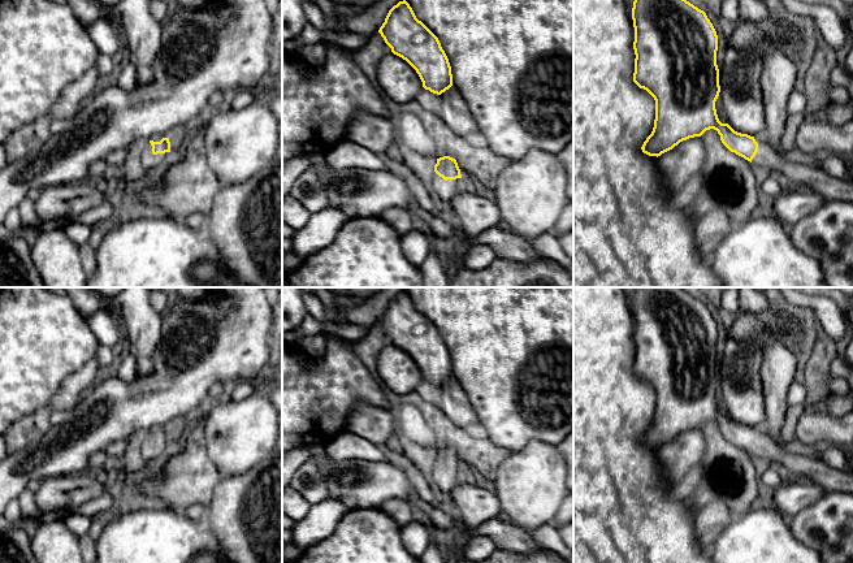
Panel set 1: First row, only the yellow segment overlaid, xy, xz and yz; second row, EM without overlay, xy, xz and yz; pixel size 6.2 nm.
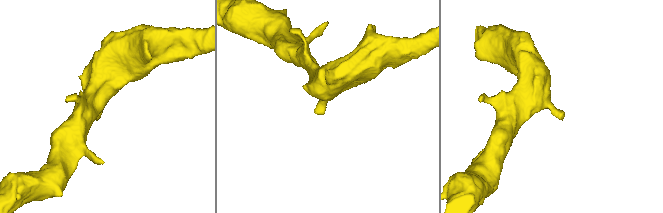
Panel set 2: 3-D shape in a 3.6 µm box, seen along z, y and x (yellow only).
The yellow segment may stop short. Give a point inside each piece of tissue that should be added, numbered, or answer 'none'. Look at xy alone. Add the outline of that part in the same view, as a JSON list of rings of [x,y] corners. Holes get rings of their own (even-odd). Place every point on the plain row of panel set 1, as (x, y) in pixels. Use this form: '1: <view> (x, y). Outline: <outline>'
1: xy (152, 454). Outline: [[[155,426],[152,430],[140,434],[140,438],[139,438],[140,451],[142,451],[142,455],[144,456],[144,459],[146,459],[150,464],[153,464],[153,463],[156,463],[156,462],[159,462],[159,460],[160,460],[161,458],[164,458],[165,454],[170,450],[170,443],[157,445],[157,446],[153,446],[153,445],[152,445],[152,437],[151,437],[150,433],[151,433],[151,432],[153,432],[153,433],[160,433],[161,430],[163,430],[161,428]]]

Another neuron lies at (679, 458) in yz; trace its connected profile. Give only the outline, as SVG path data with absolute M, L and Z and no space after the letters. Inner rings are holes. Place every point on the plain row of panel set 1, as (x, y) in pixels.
M700 428L680 433L658 447L657 459L664 478L676 486L685 485L698 467L705 452L705 437Z

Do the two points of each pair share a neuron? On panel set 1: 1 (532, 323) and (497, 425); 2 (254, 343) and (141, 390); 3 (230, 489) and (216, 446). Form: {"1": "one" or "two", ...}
{"1": "one", "2": "one", "3": "two"}

